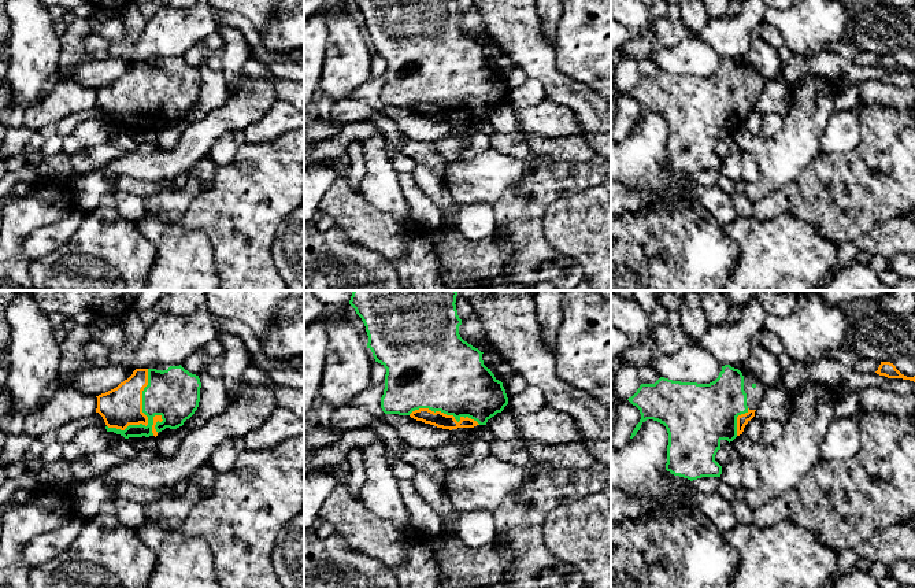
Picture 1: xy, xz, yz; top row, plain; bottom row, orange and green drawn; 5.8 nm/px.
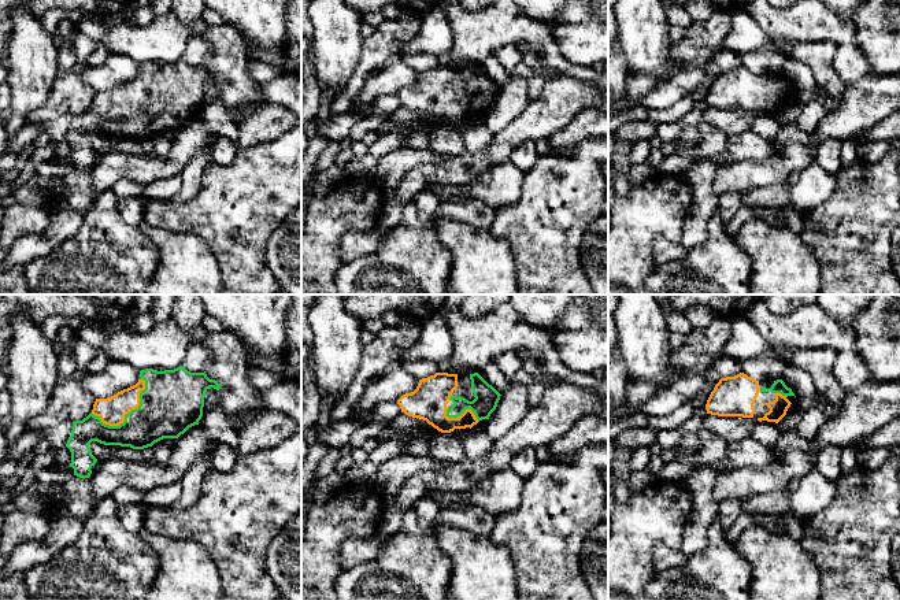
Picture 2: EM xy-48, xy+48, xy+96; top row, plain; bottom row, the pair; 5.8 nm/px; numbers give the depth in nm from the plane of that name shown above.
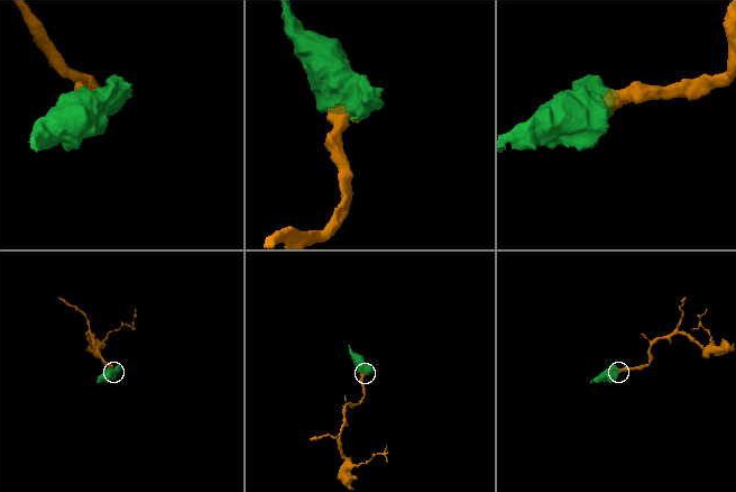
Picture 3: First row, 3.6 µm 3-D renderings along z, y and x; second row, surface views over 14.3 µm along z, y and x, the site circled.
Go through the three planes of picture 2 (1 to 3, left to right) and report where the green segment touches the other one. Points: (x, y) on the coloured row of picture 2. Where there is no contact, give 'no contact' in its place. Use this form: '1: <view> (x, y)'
1: xy-48 (125, 414)
2: xy+48 (462, 414)
3: xy+96 (780, 393)

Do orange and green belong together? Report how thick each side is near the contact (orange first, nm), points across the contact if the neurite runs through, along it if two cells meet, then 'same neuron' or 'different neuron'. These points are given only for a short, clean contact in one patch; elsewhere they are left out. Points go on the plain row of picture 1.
240/300 nm | same neuron

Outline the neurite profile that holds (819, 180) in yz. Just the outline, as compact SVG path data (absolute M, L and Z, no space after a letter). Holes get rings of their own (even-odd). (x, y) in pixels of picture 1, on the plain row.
M867 106L860 114L859 143L845 154L819 154L805 166L797 178L782 191L767 195L752 204L752 217L770 221L779 215L814 225L819 234L830 241L844 244L871 232L878 223L905 217L915 211L915 107L896 110L893 107Z

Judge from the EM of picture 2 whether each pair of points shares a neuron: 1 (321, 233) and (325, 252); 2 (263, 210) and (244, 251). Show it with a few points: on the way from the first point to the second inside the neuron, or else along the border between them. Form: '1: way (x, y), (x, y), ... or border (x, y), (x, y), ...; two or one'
1: way (321, 237), (321, 248); one
2: way (254, 219), (251, 222), (251, 241); one

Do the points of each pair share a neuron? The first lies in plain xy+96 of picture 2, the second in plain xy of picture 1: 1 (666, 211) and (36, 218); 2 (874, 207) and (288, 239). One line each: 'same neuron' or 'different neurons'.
1: same neuron
2: different neurons

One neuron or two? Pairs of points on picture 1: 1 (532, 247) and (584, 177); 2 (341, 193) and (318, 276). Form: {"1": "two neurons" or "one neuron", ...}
{"1": "one neuron", "2": "two neurons"}

